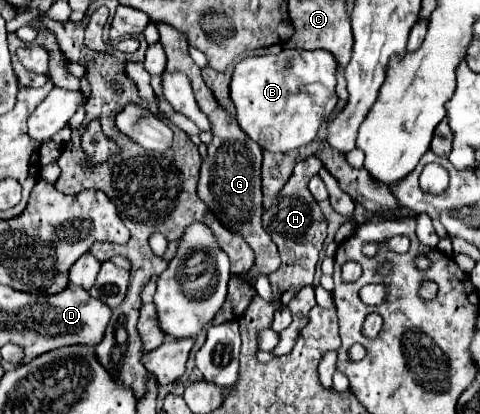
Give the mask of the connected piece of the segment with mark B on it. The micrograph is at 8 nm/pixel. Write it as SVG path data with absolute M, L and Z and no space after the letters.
M283 49L277 55L259 55L259 57L247 57L239 61L233 69L231 79L231 101L237 109L237 123L239 127L259 143L265 151L291 151L295 147L307 145L317 137L319 127L323 121L335 111L337 105L337 59L329 55L327 51L315 49L315 51L297 51L297 49Z

